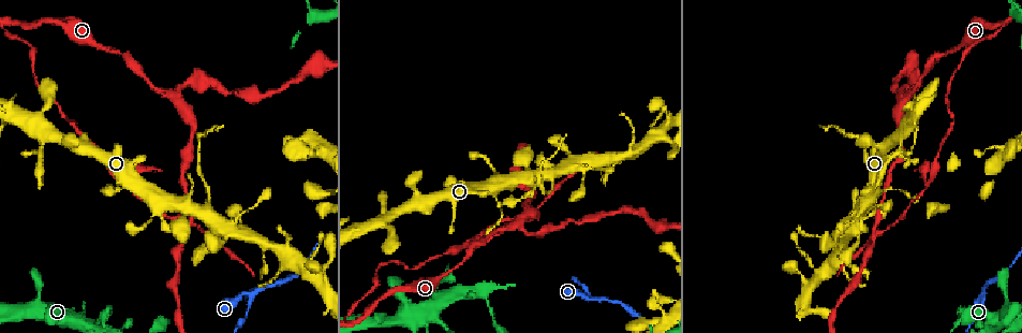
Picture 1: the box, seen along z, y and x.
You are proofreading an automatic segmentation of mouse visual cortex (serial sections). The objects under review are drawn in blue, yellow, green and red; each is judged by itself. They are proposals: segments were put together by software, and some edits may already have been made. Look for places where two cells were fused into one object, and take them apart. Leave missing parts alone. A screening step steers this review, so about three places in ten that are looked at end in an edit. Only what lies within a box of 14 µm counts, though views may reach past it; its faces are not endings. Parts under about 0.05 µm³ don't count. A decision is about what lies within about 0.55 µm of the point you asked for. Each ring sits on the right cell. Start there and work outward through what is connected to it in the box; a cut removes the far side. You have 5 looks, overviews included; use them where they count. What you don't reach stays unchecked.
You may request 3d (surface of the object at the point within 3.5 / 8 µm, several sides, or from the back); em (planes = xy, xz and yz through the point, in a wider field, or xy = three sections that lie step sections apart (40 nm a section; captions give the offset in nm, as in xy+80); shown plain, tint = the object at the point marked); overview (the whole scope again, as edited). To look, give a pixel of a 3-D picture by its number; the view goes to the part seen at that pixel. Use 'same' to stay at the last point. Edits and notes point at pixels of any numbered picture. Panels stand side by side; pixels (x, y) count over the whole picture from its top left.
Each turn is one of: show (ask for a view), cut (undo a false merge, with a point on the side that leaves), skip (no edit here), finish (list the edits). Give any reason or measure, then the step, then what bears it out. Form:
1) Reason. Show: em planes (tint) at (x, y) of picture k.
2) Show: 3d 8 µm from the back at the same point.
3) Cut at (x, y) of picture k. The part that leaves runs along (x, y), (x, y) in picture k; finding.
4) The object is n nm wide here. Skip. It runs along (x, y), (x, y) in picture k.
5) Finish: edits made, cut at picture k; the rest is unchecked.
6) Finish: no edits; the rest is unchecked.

Calibre changes. Show: 3d 8 µm at (93, 321) of picture 1.

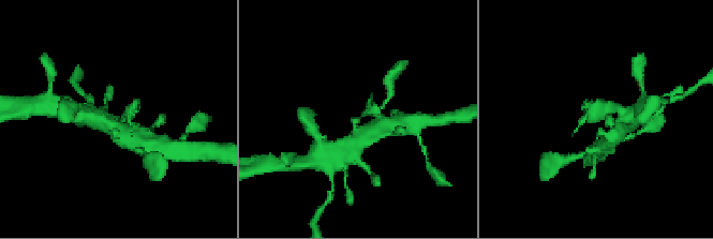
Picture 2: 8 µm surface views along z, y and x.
Show: 3d 3.5 µm at (118, 119) of picture 2.

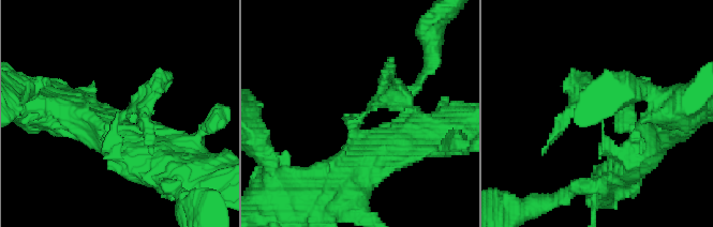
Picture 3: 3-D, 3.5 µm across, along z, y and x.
Show: em planes (tint) at (117, 124) of picture 3.

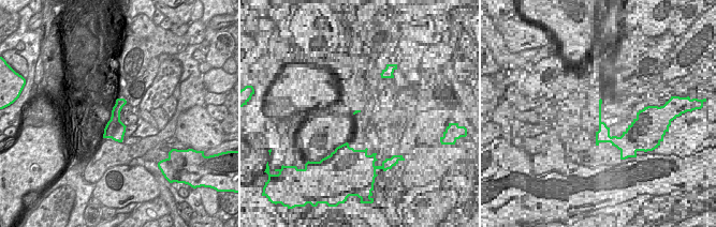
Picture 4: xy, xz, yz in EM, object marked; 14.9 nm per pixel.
Skip. It runs along (643, 149), (610, 153), (585, 77) in picture 3; all the same cell.

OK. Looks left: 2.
Sharp bend. Show: 3d 8 µm at (1008, 22) of picture 1.

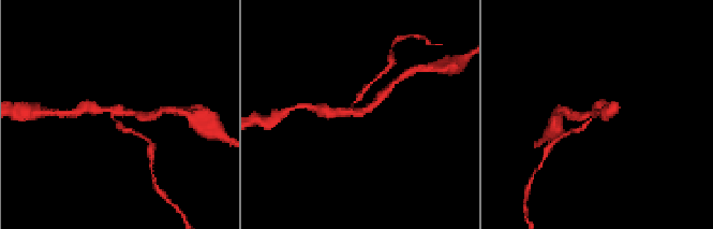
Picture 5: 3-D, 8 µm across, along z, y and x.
Show: 3d 3.5 µm at (367, 107) of picture 5.

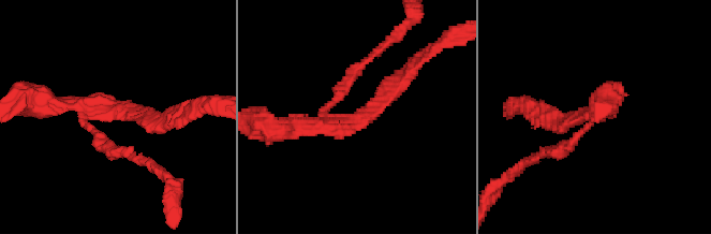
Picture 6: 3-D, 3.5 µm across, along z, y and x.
Cut at (97, 144) of picture 6. The part that leaves runs along (82, 122), (105, 148), (148, 162) in picture 6; two cells meet here.

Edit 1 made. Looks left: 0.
Finish: edits made, cut at picture 6; the rest is unchecked.

